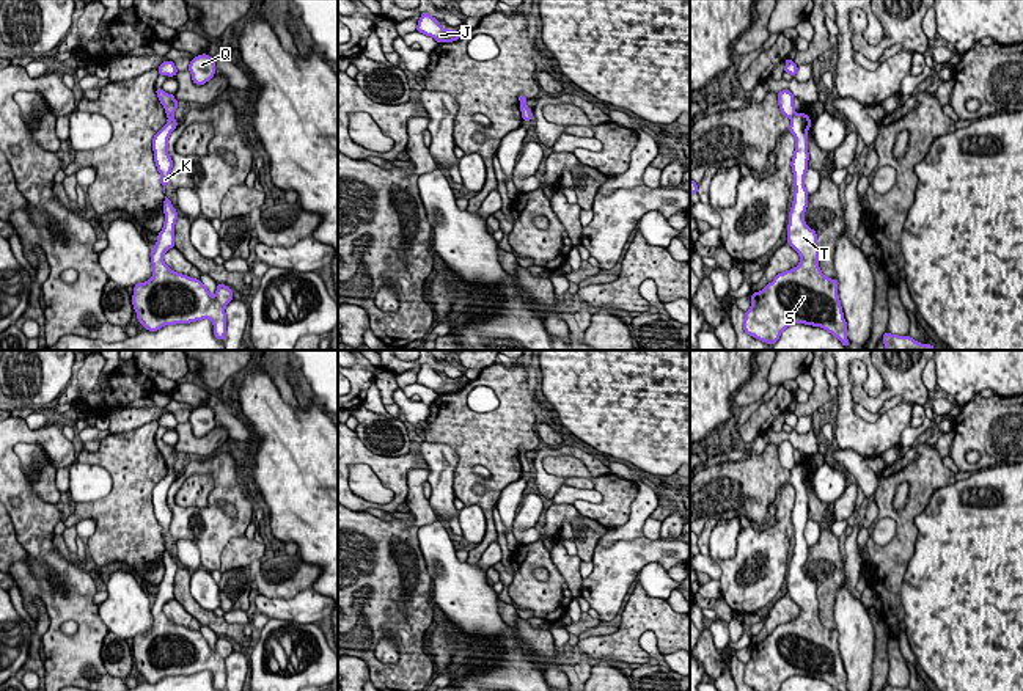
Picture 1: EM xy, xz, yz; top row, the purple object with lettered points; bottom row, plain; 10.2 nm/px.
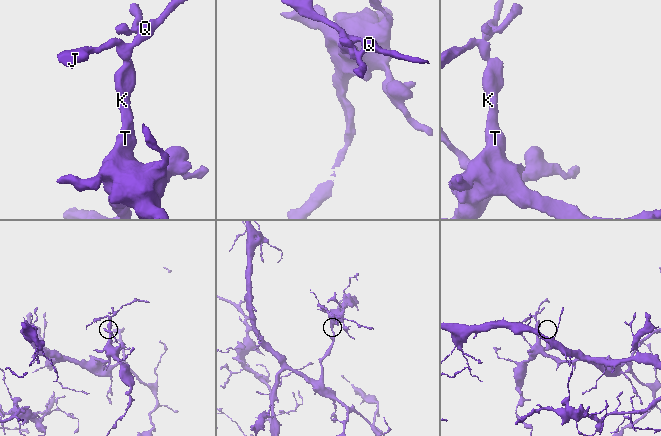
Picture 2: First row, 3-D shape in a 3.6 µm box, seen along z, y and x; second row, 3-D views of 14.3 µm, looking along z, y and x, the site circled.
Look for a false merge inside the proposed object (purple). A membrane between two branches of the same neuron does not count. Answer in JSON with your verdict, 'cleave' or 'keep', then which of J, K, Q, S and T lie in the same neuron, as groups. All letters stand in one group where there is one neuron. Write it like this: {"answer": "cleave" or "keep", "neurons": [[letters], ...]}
{"answer": "cleave", "neurons": [["J", "Q"], ["K", "S", "T"]]}

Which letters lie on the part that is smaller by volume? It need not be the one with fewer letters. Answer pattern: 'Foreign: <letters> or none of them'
Foreign: J, Q

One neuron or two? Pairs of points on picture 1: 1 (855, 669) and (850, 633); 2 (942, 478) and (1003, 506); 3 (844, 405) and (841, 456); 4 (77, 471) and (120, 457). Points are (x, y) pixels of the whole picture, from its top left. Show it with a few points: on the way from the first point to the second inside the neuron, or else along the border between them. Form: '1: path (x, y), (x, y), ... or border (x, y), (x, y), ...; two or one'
1: path (855, 660), (855, 643); one
2: border (957, 481), (938, 487), (926, 506); two
3: border (839, 446), (850, 448), (868, 459); two
4: border (77, 460), (109, 473), (112, 490), (106, 497); two

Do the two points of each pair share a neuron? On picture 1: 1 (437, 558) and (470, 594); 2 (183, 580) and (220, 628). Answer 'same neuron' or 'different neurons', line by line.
1: same neuron
2: same neuron

